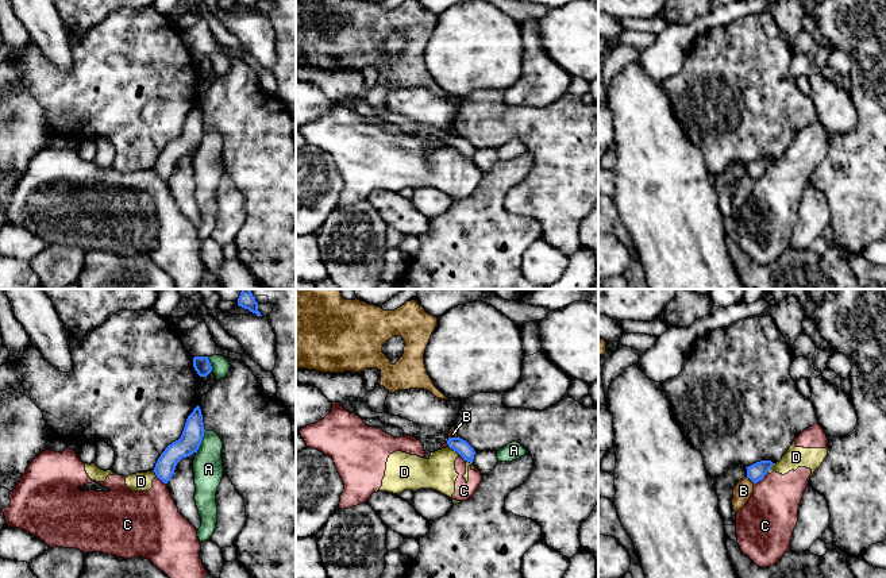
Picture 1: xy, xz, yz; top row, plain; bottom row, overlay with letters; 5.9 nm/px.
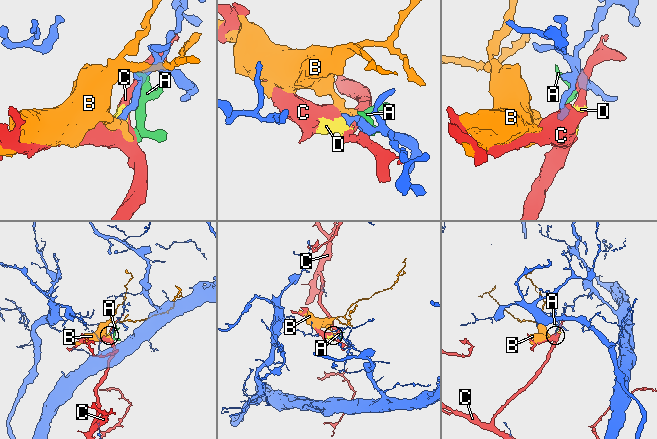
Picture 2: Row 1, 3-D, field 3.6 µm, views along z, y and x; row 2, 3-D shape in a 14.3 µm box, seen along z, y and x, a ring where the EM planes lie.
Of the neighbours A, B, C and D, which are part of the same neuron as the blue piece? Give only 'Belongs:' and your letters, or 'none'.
Belongs: none

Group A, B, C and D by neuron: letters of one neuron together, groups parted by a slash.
A / B / C D

